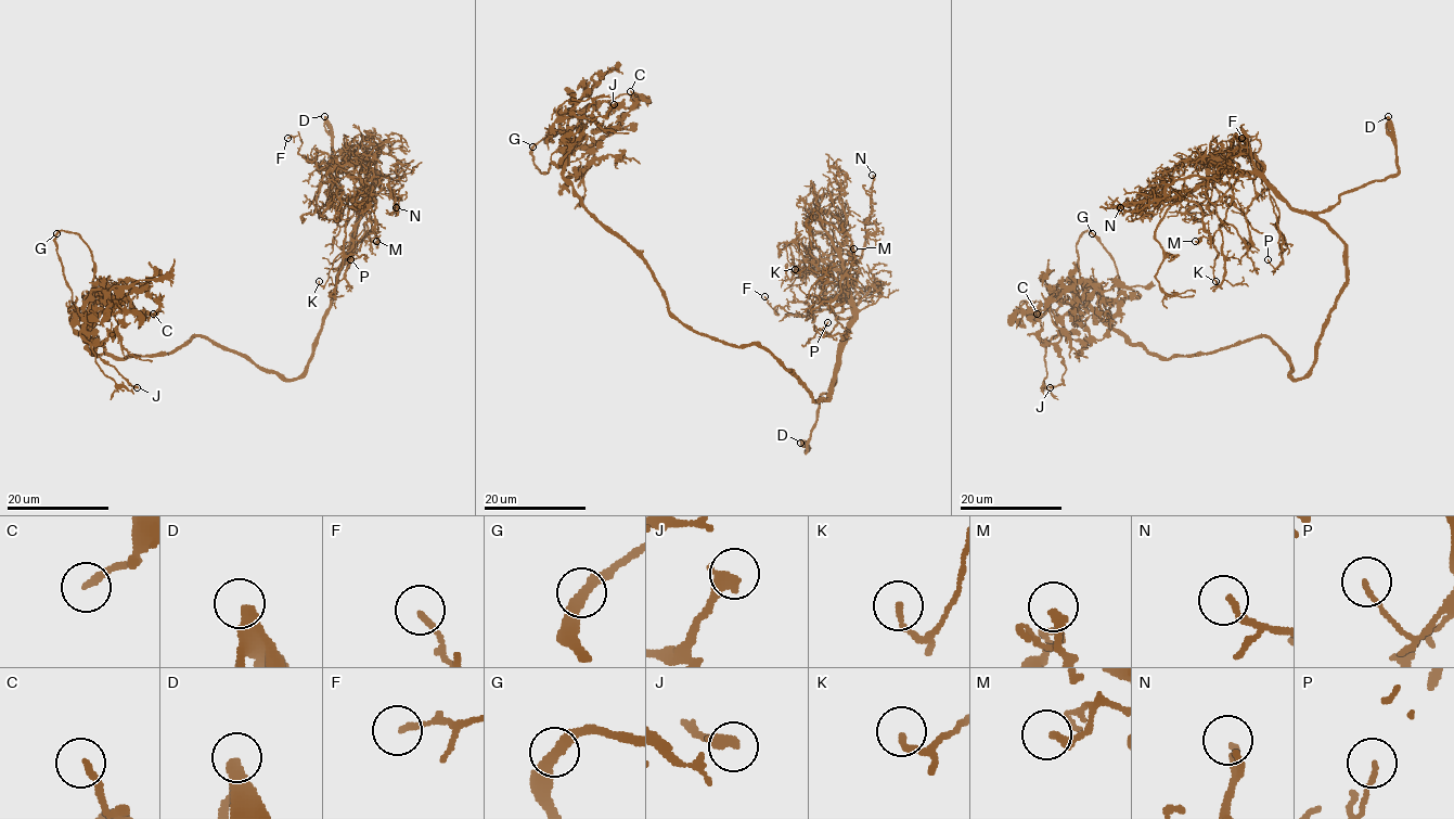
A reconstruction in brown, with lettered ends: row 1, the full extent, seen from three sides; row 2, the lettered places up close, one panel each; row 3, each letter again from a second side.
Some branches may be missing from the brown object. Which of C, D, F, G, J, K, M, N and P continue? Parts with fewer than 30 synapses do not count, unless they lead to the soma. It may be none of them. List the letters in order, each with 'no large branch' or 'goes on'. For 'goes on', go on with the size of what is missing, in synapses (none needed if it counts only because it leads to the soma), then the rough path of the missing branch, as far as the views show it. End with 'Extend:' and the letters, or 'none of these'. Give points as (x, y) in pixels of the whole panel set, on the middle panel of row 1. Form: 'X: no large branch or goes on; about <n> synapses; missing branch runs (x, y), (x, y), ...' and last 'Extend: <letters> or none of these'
C: no large branch
D: goes on; missing branch runs (800, 443), (799, 432), (812, 414), (815, 386), (805, 393)
F: no large branch
G: no large branch
J: no large branch
K: no large branch
M: no large branch
N: no large branch
P: no large branch
Extend: D

